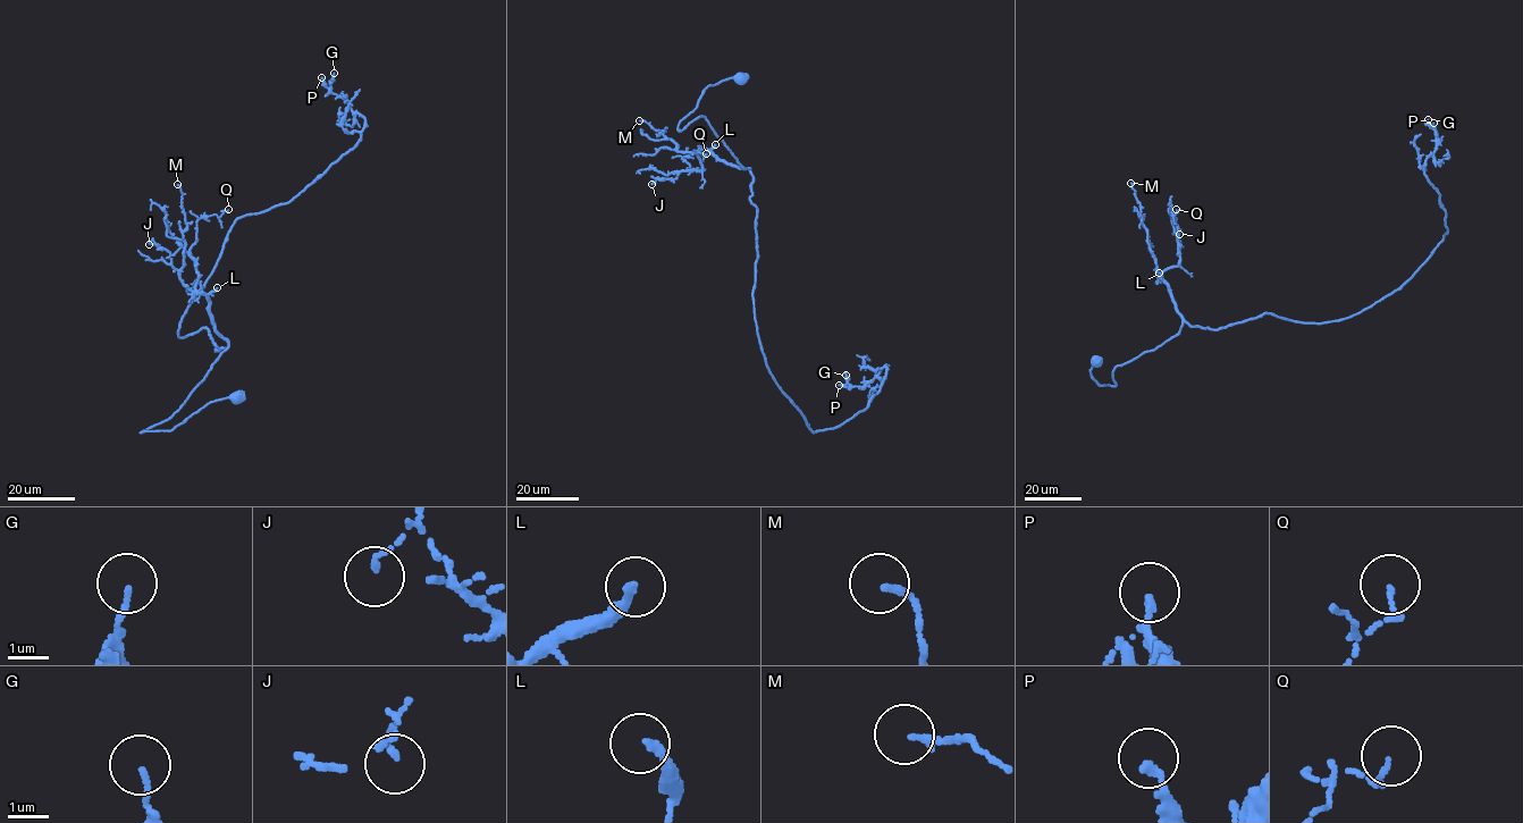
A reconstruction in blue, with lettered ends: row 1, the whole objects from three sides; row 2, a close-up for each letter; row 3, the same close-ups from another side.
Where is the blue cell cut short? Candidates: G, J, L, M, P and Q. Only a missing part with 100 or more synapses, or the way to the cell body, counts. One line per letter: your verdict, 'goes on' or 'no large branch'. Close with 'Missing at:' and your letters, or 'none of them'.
G: no large branch
J: no large branch
L: no large branch
M: no large branch
P: no large branch
Q: no large branch
Missing at: none of them

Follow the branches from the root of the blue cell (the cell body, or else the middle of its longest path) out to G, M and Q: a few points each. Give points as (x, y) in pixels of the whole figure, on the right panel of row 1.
G: (1095, 362), (1115, 386), (1184, 320), (1323, 322), (1390, 294), (1448, 233), (1428, 119)
M: (1095, 362), (1094, 379), (1115, 386), (1115, 368), (1160, 346), (1181, 324), (1169, 286), (1159, 277), (1130, 183)
Q: (1095, 362), (1094, 379), (1115, 386), (1115, 368), (1179, 333), (1180, 313), (1159, 277), (1179, 262), (1176, 209)

